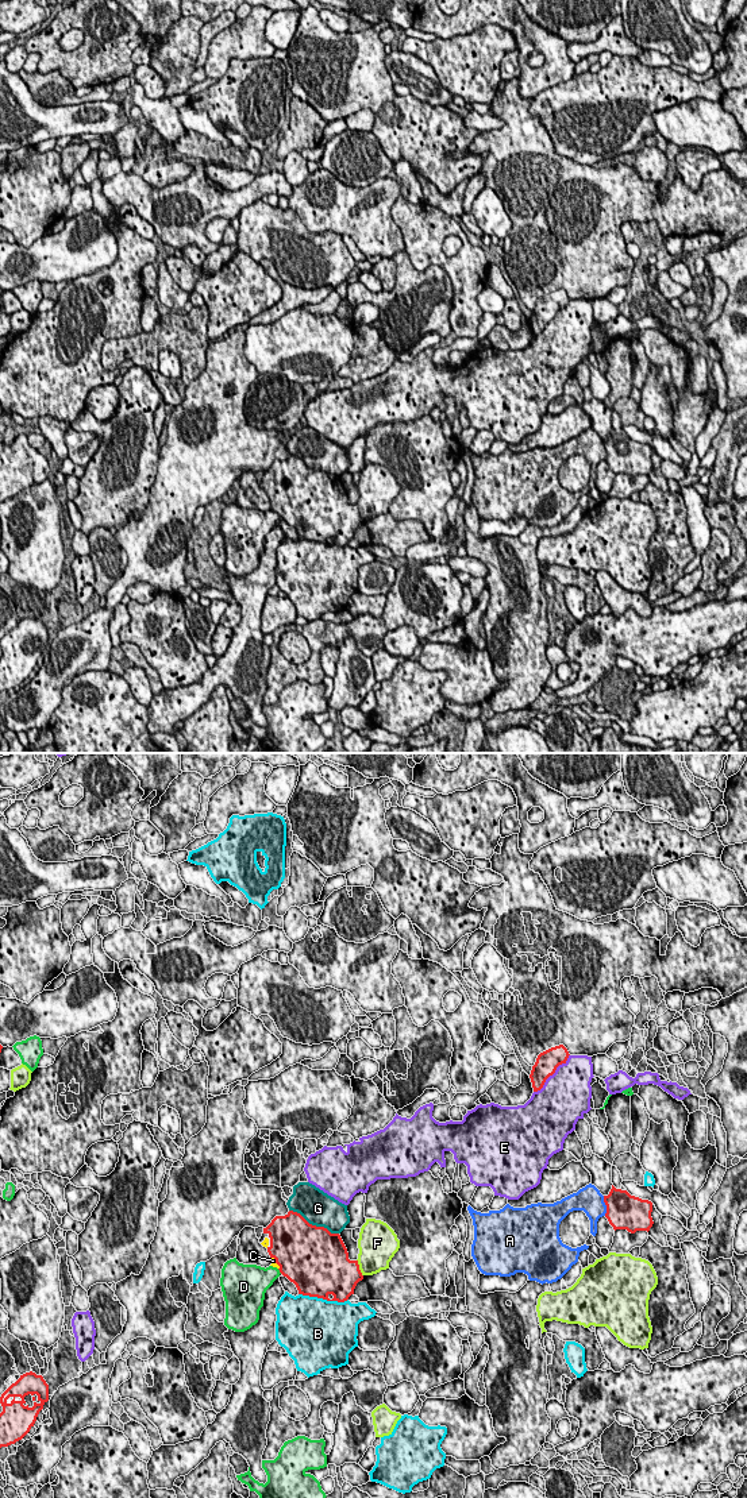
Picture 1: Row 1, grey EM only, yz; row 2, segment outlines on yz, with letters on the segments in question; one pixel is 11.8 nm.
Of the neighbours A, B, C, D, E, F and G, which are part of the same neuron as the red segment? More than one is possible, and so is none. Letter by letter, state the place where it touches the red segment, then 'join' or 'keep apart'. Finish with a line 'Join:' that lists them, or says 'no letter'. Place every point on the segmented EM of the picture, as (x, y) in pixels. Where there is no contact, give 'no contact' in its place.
A: yz (605, 1204) | keep apart
B: yz (323, 1298) | keep apart
C: yz (276, 1262) | join
D: yz (280, 1271) | keep apart
E: yz (551, 1074) | keep apart
F: yz (358, 1267) | keep apart
G: yz (314, 1226) | keep apart
Join: C

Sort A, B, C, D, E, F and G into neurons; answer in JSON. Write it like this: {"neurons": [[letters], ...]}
{"neurons": [["A"], ["B"], ["C"], ["D"], ["E"], ["F"], ["G"]]}

